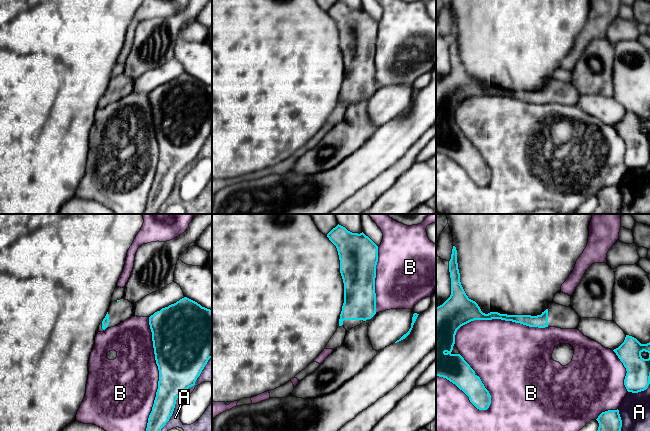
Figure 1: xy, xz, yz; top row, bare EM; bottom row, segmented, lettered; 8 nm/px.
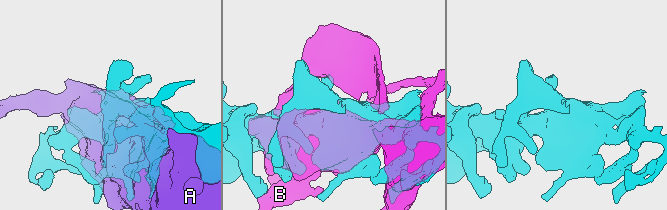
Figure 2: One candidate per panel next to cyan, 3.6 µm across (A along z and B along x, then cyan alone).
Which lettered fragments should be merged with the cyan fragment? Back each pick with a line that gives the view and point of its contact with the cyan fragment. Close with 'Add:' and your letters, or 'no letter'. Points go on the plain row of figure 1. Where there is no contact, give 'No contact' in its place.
Add: no letter

